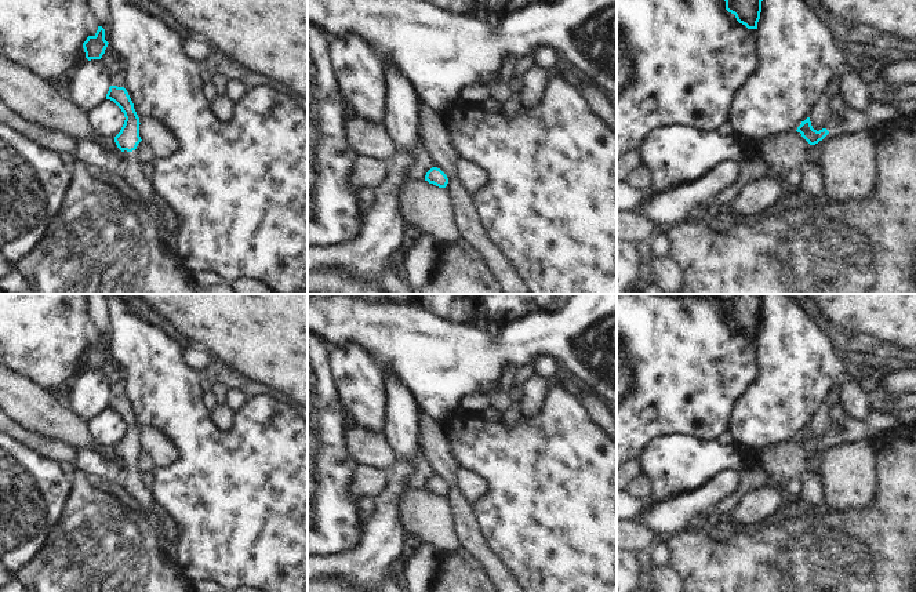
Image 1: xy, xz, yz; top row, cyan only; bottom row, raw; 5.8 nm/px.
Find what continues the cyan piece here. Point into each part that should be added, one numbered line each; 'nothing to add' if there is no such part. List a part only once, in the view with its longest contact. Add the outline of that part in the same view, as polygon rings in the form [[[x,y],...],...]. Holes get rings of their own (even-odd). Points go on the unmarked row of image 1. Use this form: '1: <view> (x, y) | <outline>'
1: xy (131, 479) | [[[124,460],[123,462],[126,465],[126,469],[123,472],[123,476],[120,477],[121,484],[124,486],[126,493],[139,504],[142,513],[145,513],[150,520],[152,515],[149,509],[153,497],[150,491],[142,487],[142,473],[138,469],[138,460]]]

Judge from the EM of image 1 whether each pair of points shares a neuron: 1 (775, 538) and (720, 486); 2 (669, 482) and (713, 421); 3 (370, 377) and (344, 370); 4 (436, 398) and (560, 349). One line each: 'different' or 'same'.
1: different
2: different
3: same
4: same

